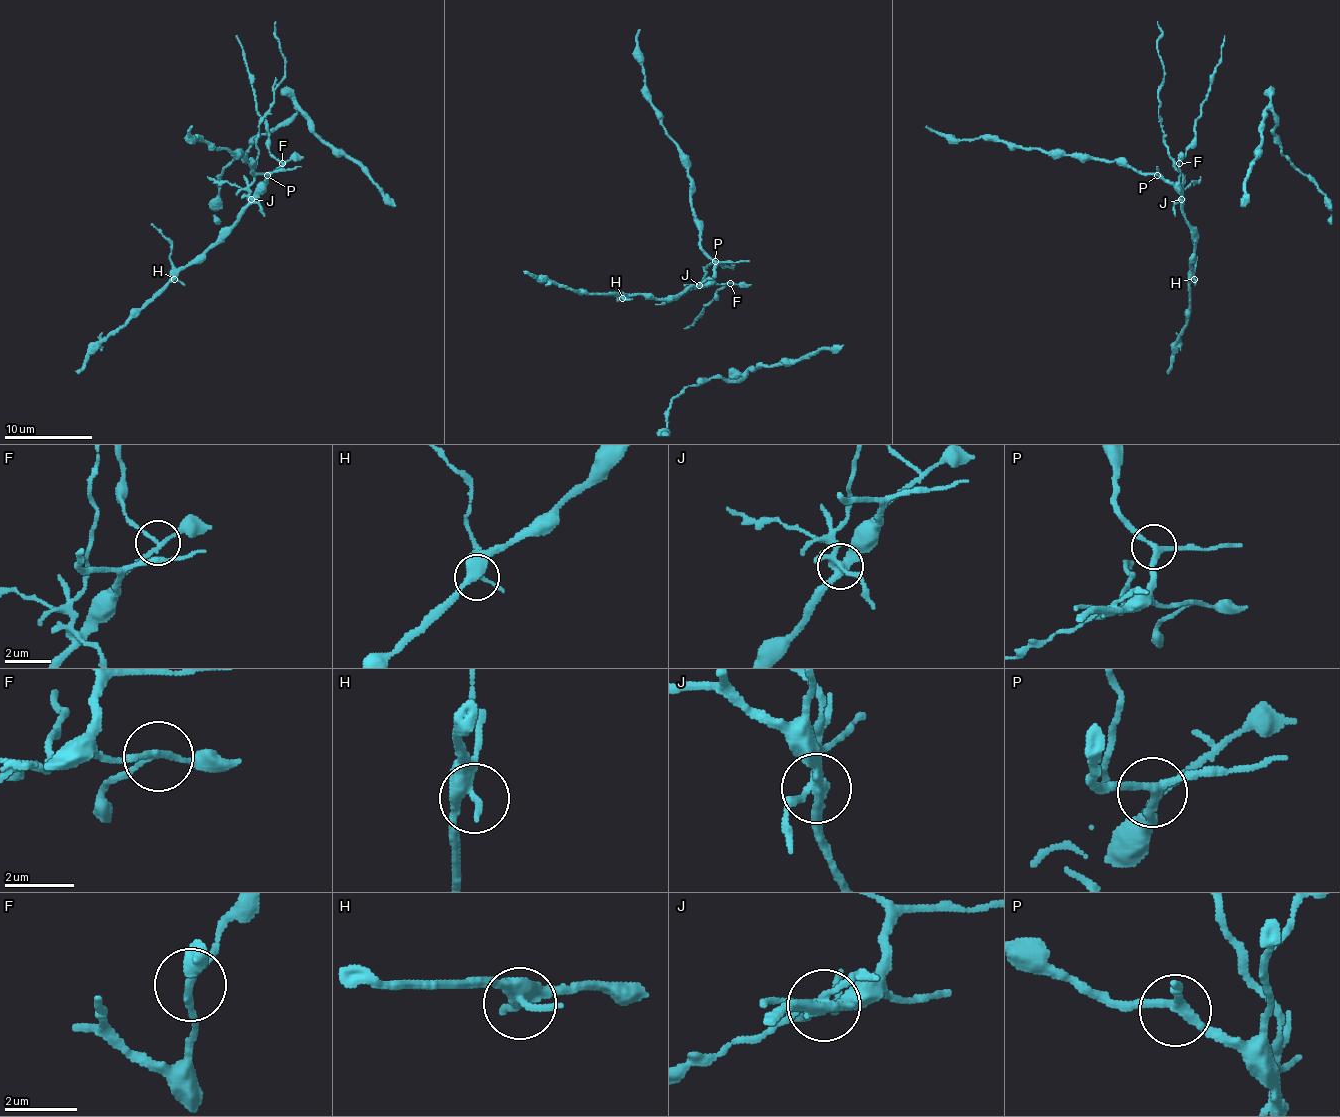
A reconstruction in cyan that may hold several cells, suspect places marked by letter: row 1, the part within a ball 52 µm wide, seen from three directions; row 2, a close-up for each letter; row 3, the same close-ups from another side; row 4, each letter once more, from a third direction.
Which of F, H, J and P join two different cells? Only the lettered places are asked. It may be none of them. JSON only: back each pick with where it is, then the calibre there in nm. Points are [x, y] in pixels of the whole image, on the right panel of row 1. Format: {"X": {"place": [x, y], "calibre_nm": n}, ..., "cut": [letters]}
{"F": {"place": [1179, 163], "calibre_nm": 160}, "J": {"place": [1181, 199], "calibre_nm": 320}, "cut": ["F", "J"]}

